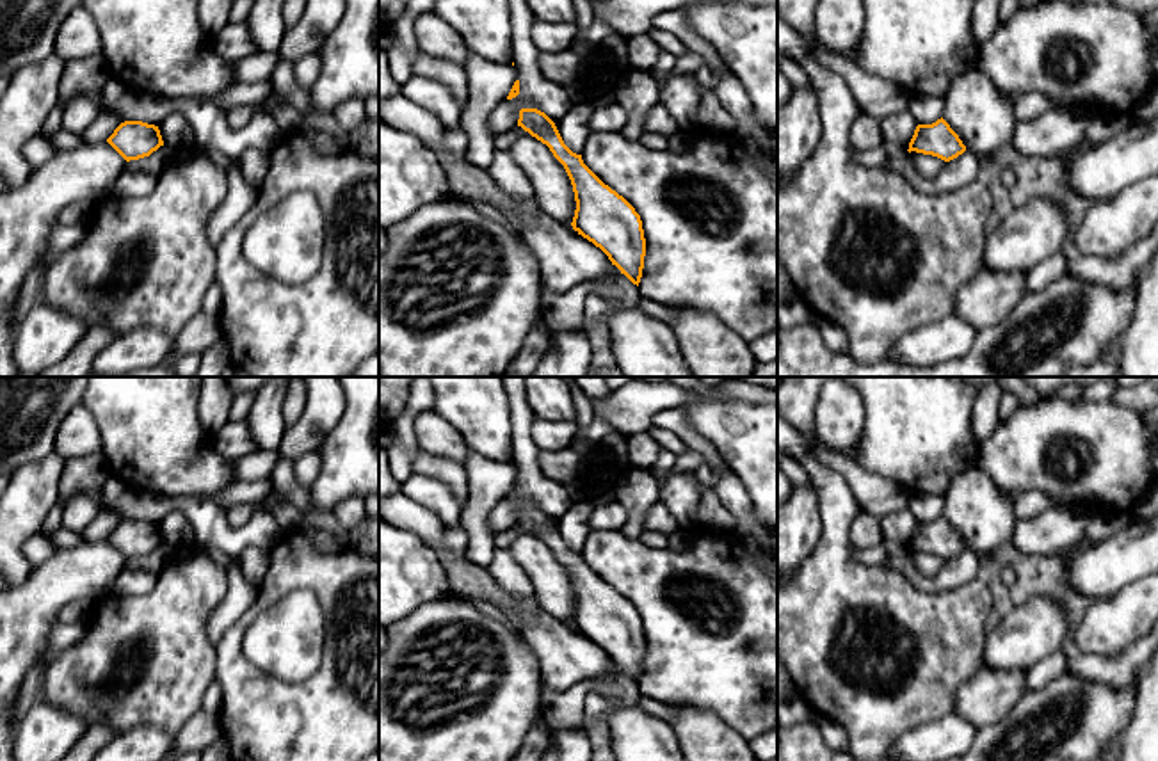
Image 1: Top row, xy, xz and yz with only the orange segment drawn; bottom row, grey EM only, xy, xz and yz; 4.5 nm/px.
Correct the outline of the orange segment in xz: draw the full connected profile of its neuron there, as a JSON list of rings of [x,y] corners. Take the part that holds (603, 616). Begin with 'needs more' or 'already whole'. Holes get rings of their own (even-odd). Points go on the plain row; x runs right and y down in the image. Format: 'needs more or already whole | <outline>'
already whole | [[[521,507],[518,525],[550,546],[564,564],[575,590],[573,628],[599,645],[612,663],[639,685],[646,637],[640,613],[615,589],[605,583],[562,539],[555,521],[537,507]]]

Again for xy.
already whole | [[[125,519],[107,541],[126,558],[139,558],[149,555],[164,544],[158,525],[142,519]]]

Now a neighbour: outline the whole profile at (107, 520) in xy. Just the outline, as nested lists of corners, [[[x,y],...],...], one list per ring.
[[[100,509],[96,519],[82,533],[85,542],[98,542],[107,539],[123,517],[112,509]]]

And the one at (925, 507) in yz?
[[[909,494],[909,509],[918,523],[932,523],[943,514],[945,496]]]

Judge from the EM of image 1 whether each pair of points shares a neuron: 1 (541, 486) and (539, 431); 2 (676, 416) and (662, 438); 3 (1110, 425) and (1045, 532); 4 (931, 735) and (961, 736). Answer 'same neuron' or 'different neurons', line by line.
1: different neurons
2: different neurons
3: different neurons
4: same neuron

